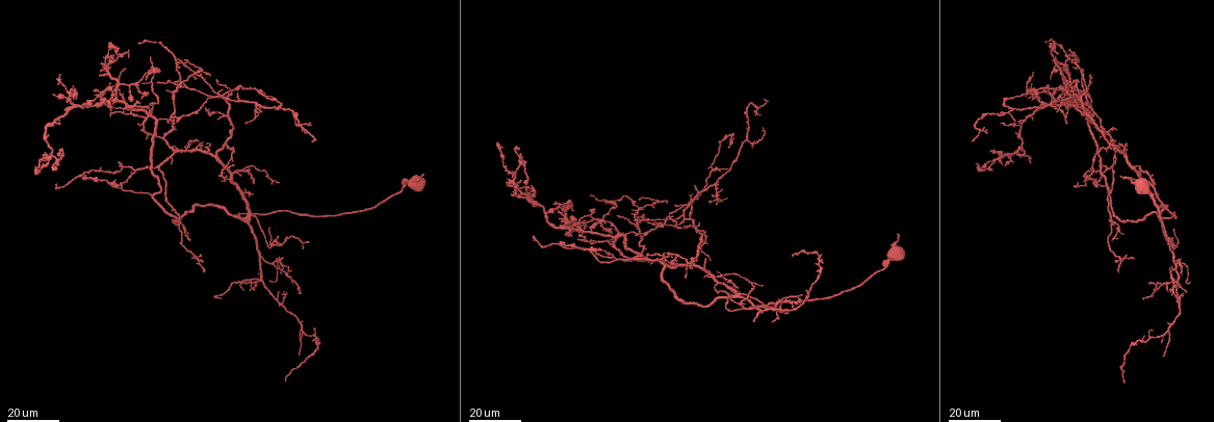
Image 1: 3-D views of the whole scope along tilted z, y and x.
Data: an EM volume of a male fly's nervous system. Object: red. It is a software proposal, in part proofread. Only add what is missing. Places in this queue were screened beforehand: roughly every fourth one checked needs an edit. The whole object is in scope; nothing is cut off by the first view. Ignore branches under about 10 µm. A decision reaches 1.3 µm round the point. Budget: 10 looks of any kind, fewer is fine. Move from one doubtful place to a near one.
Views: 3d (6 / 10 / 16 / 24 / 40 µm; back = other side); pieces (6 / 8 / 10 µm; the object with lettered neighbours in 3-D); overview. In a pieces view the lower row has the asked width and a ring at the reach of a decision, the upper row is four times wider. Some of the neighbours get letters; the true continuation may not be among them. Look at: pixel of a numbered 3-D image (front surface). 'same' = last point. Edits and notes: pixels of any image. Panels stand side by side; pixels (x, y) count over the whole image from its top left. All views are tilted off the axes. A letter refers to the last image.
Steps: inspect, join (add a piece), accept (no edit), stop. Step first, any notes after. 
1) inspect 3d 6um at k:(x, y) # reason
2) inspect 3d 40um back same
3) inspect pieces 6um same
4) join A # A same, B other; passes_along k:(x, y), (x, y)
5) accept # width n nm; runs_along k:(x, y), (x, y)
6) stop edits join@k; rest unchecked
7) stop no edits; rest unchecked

inspect 3d 16um at 1:(559, 212) # branch stops here

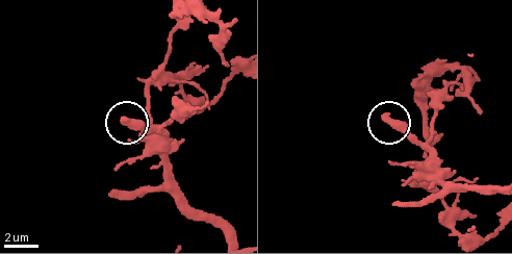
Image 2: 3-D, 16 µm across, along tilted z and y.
inspect pieces 8um at 2:(386, 115)

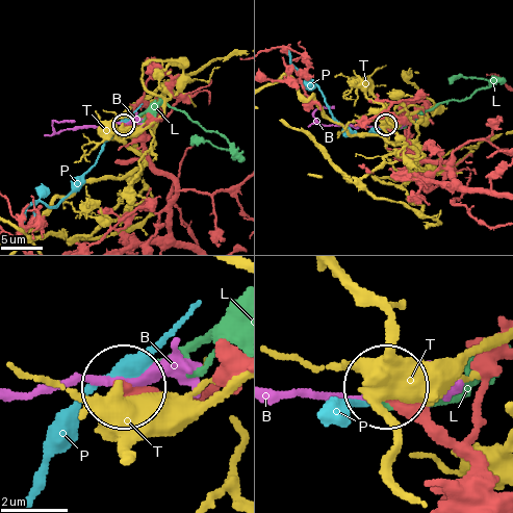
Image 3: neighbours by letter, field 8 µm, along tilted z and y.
accept # B other, L other, P other, T other; no lettered piece goes on from it

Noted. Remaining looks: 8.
inspect 3d 16um at 1:(121, 96) # an open end

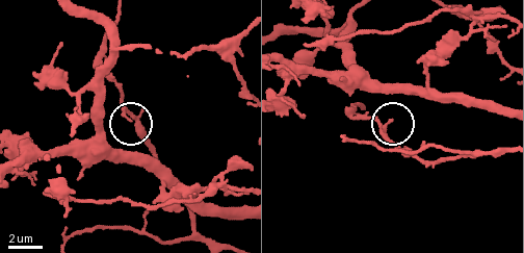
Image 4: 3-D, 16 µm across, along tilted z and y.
inspect pieces 8um at 4:(128, 121) # what lies round it

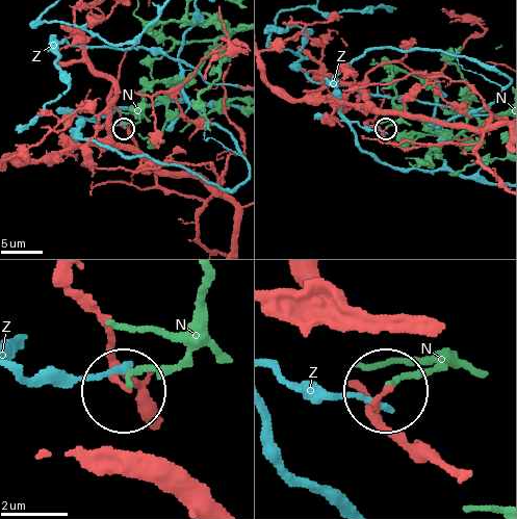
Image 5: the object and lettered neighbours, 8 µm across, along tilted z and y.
accept # N other, Z other; runs_along 5:(198, 213), (202, 202), (160, 184), (130, 132), (123, 127); none of them fits

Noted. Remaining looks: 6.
inspect 3d 16um at 1:(120, 162) # free end

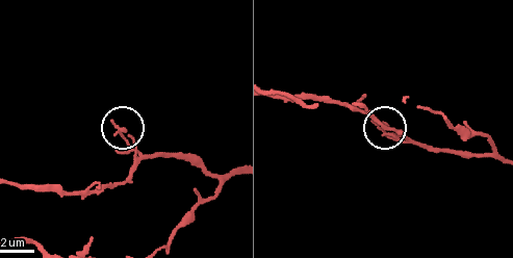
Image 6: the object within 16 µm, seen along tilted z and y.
inspect pieces 8um at 6:(373, 123) # what lies round it

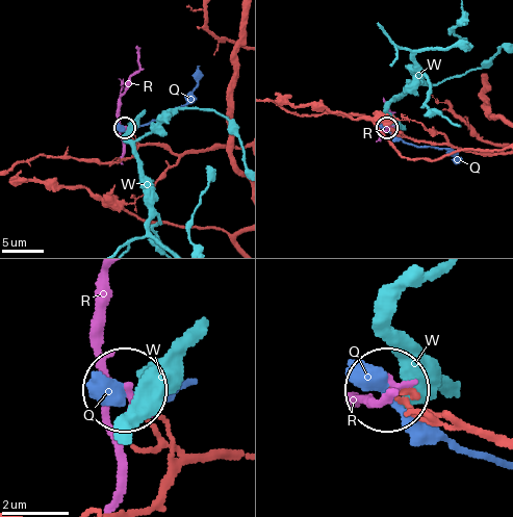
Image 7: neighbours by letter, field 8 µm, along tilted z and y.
accept # Q other, R other, W other; none of them fits

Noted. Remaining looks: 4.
inspect 3d 24um at 1:(83, 178) # long arm stops here

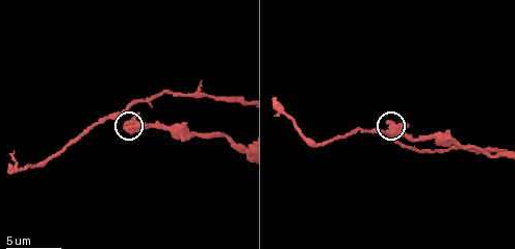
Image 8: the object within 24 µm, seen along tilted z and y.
inspect pieces 10um at 8:(125, 122)

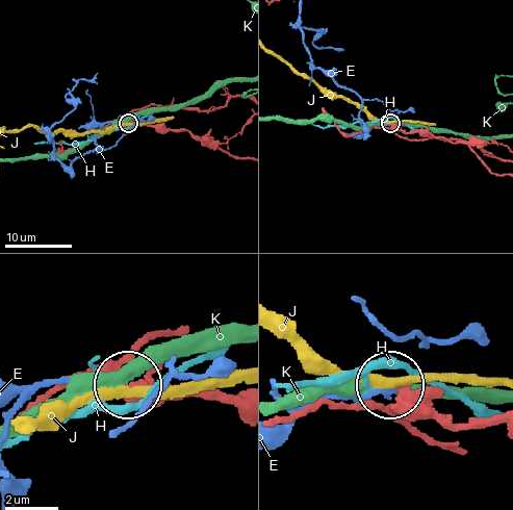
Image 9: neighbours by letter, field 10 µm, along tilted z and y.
accept # E other, H other, J other, K other; runs_along 9:(499, 425), (425, 414), (393, 385); none of them fits

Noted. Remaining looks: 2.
inspect 3d 24um at 1:(98, 74) # branch stops here

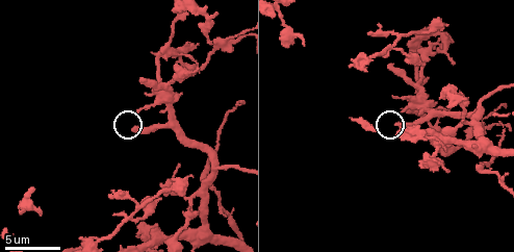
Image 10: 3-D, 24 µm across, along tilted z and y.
inspect pieces 10um at 10:(134, 129) # see the neighbours

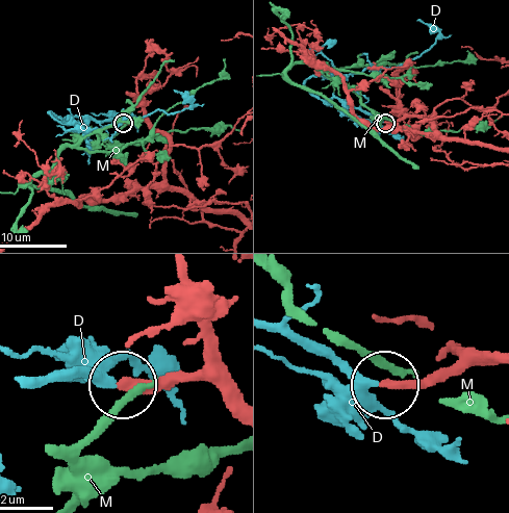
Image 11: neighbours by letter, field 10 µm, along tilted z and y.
join D # D same, M other; passes_along 11:(191, 378), (104, 385), (25, 377); the neuron continues

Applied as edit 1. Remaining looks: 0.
stop edits join@11; rest unchecked

